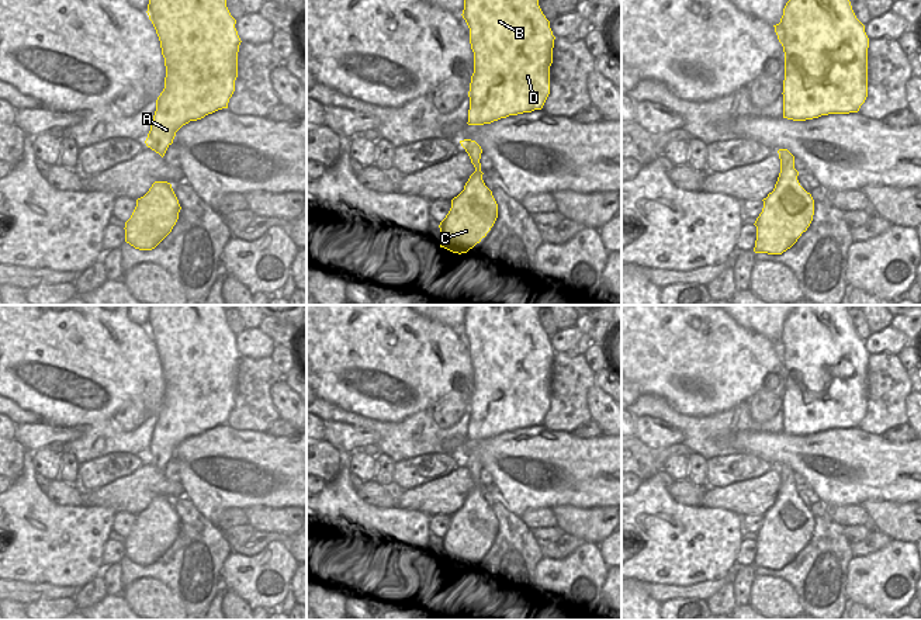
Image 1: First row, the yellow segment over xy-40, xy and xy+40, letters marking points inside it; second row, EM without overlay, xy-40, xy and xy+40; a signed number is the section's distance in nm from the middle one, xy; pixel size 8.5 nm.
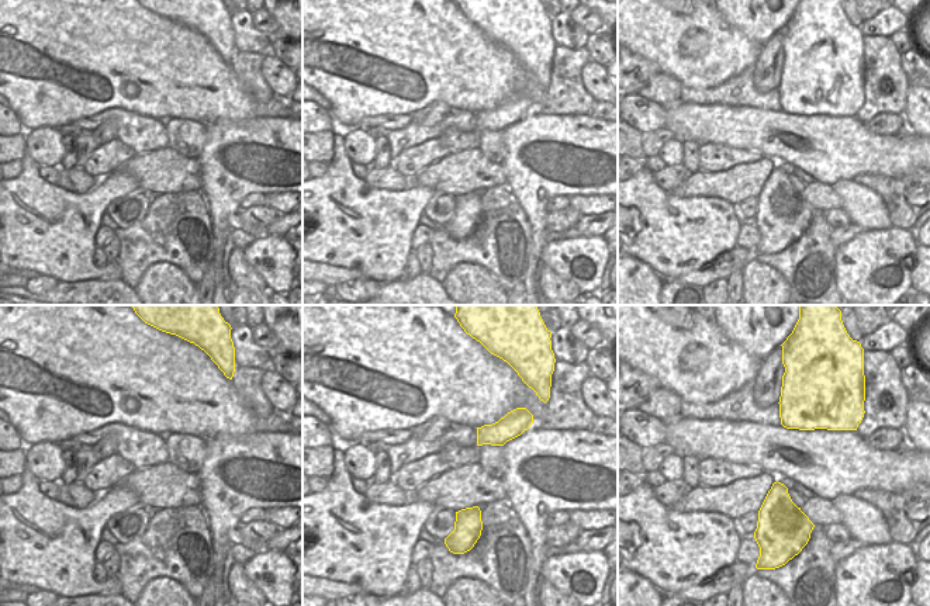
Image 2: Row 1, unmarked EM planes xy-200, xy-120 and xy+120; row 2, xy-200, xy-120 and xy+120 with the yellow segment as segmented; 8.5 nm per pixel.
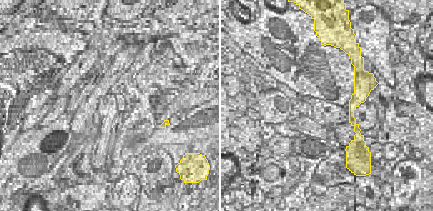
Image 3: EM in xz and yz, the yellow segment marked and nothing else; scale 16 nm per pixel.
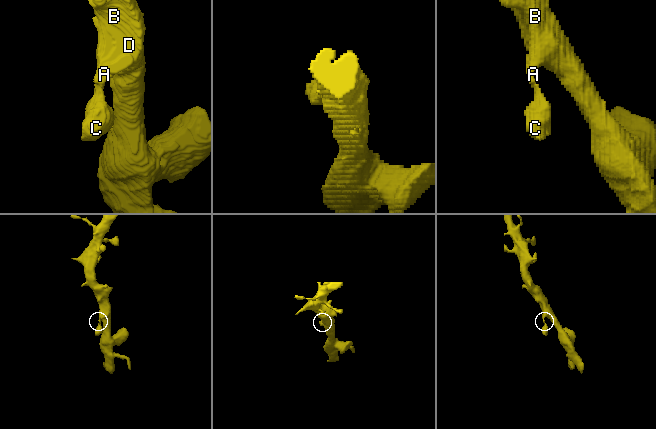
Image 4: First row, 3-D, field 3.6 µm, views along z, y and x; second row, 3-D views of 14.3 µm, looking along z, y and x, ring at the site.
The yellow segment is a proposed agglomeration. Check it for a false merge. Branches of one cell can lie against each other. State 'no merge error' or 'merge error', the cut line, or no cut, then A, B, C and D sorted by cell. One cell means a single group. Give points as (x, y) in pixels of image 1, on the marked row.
no merge error | no cut | A B C D

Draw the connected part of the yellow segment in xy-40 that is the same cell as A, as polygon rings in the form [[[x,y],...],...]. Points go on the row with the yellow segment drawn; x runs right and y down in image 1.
[[[149,0],[146,13],[160,41],[166,77],[145,143],[163,157],[183,125],[228,108],[242,41],[226,0]]]

